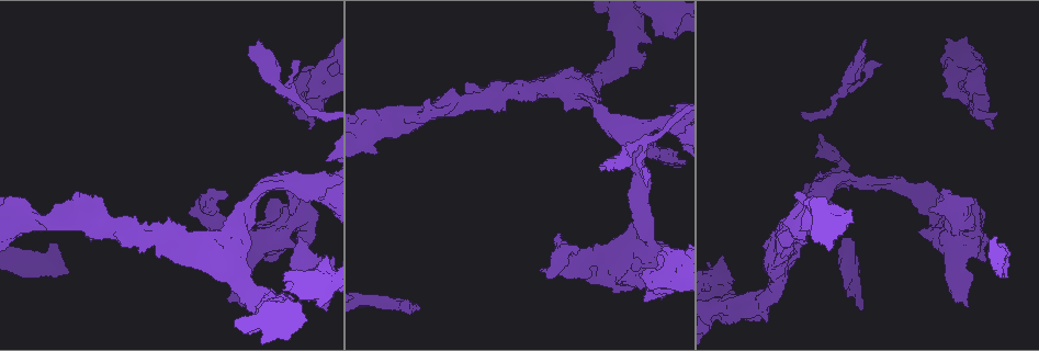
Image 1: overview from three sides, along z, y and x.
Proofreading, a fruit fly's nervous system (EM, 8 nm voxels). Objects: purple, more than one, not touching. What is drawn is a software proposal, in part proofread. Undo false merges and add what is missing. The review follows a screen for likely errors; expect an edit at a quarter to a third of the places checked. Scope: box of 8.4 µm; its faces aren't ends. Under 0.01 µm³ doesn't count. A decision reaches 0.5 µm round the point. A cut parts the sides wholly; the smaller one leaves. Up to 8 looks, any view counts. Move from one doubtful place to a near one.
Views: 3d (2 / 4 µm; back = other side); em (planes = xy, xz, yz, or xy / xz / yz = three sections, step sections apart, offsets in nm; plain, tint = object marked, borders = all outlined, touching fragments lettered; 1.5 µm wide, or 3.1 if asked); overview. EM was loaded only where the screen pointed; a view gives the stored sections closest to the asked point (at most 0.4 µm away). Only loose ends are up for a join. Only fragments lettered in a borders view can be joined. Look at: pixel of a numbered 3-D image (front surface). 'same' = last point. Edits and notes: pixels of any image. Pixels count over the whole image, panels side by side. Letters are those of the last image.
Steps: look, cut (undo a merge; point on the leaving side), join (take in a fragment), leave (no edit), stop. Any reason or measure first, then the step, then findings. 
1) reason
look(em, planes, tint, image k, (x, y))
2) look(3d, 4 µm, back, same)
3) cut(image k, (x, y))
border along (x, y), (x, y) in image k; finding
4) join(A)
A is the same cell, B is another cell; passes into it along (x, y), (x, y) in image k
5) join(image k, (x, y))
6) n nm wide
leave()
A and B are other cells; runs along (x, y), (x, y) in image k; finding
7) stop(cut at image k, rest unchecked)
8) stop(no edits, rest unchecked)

look(3d, 4 µm, image 1, (675, 165))

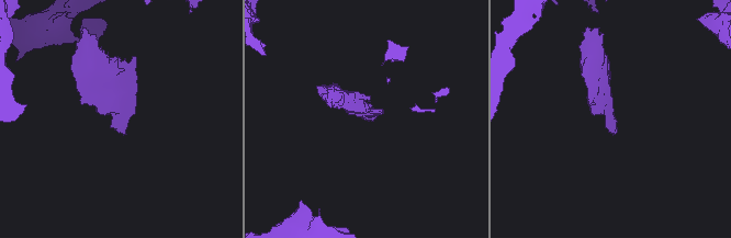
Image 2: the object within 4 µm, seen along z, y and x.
now the EM
look(em, planes, borders, image 2, (368, 118))

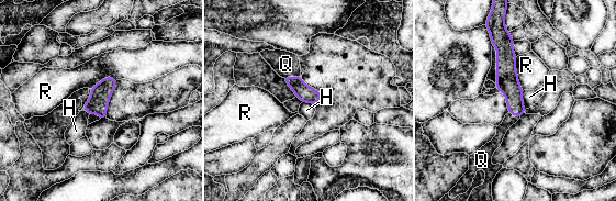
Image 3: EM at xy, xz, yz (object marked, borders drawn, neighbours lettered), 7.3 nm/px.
join(Q)
Q is the same cell, H and R are other cells; passes into it along (305, 93), (291, 77), (286, 64) in image 3; it goes on there

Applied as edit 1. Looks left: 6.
redraw
look(overview)

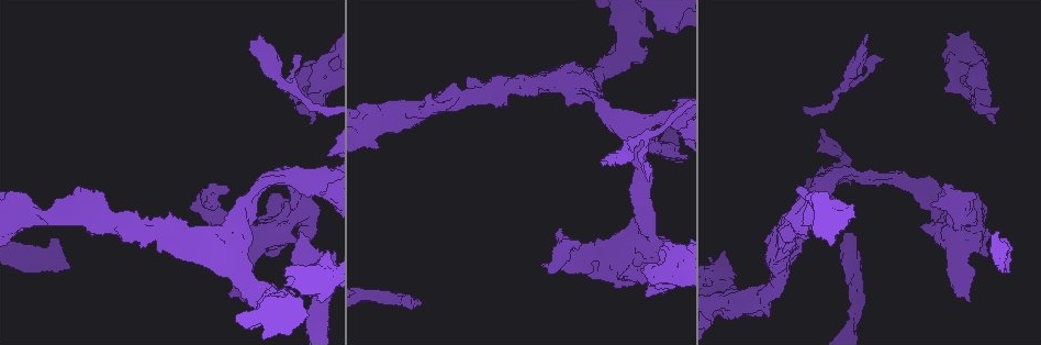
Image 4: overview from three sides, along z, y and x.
an open end
look(3d, 4 µm, image 4, (300, 232))

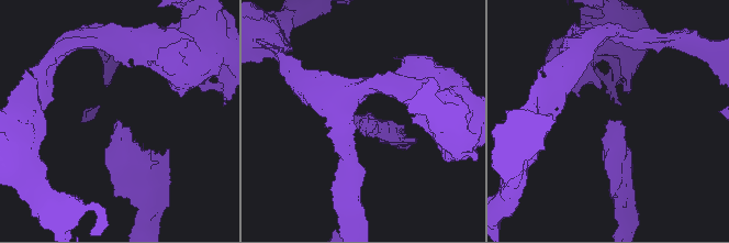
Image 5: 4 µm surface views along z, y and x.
look(em, planes, borders, image 5, (117, 120))

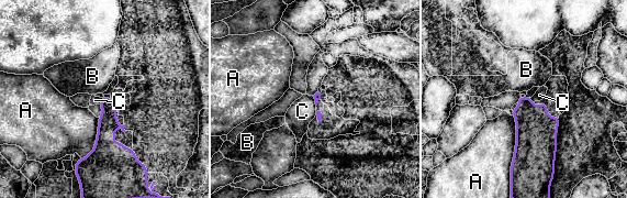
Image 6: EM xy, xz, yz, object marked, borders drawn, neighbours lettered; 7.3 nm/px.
leave()
A, B and C are other cells; border along (311, 96), (316, 105) in image 6; none of them fits

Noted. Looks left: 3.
free end
look(3d, 2 µm, image 4, (868, 34))

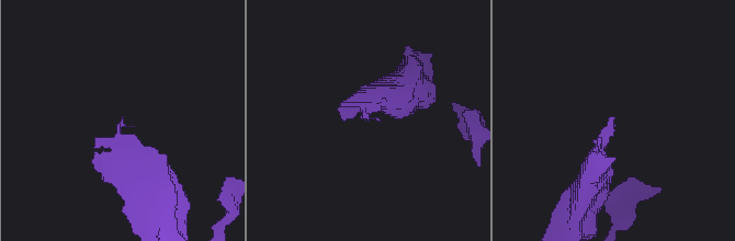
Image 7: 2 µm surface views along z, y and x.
look(em, yz, step 4, borders, image 7, (369, 115))

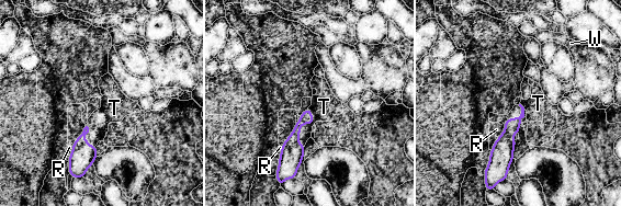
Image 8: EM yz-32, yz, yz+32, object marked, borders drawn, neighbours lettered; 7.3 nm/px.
cut it another way
look(em, planes, borders, same)

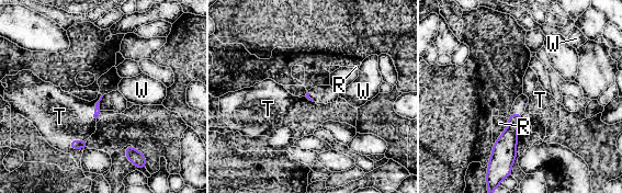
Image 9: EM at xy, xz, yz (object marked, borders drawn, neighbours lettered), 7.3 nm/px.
join(T)
T is the same cell, R and W are other cells; passes into it along (75, 145), (76, 140), (59, 116) in image 9; the neuron continues

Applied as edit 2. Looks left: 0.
stop(join at image 3, join at image 9, rest unchecked)

